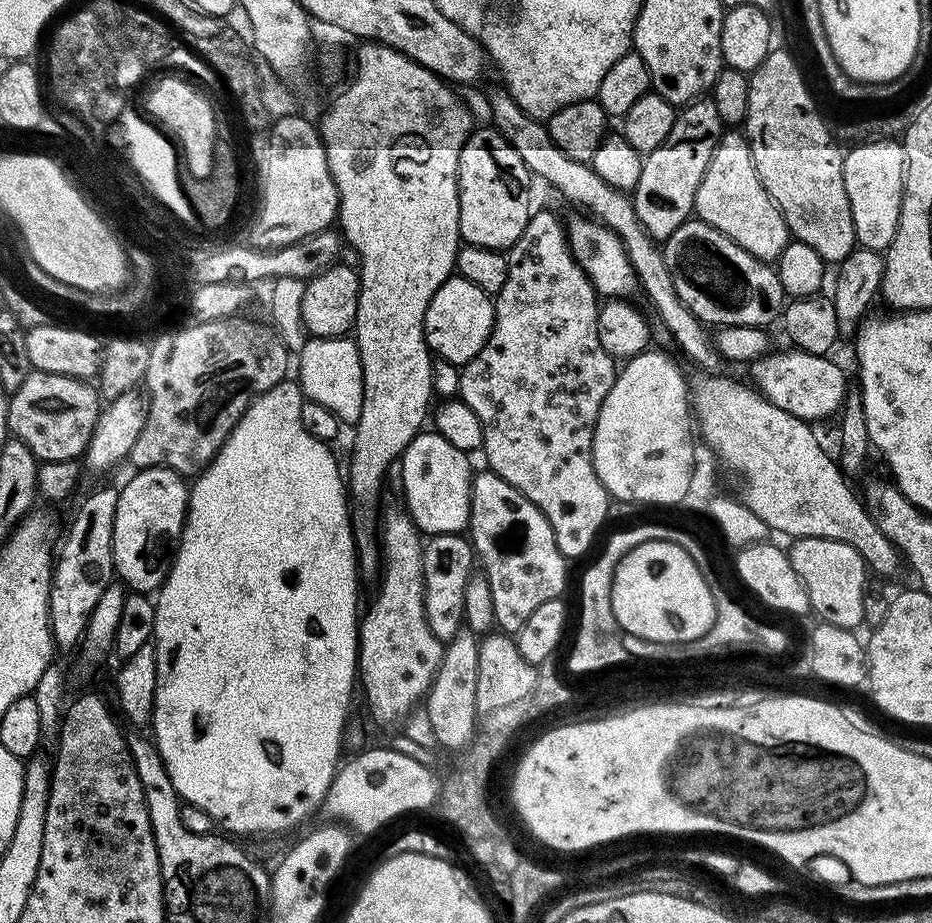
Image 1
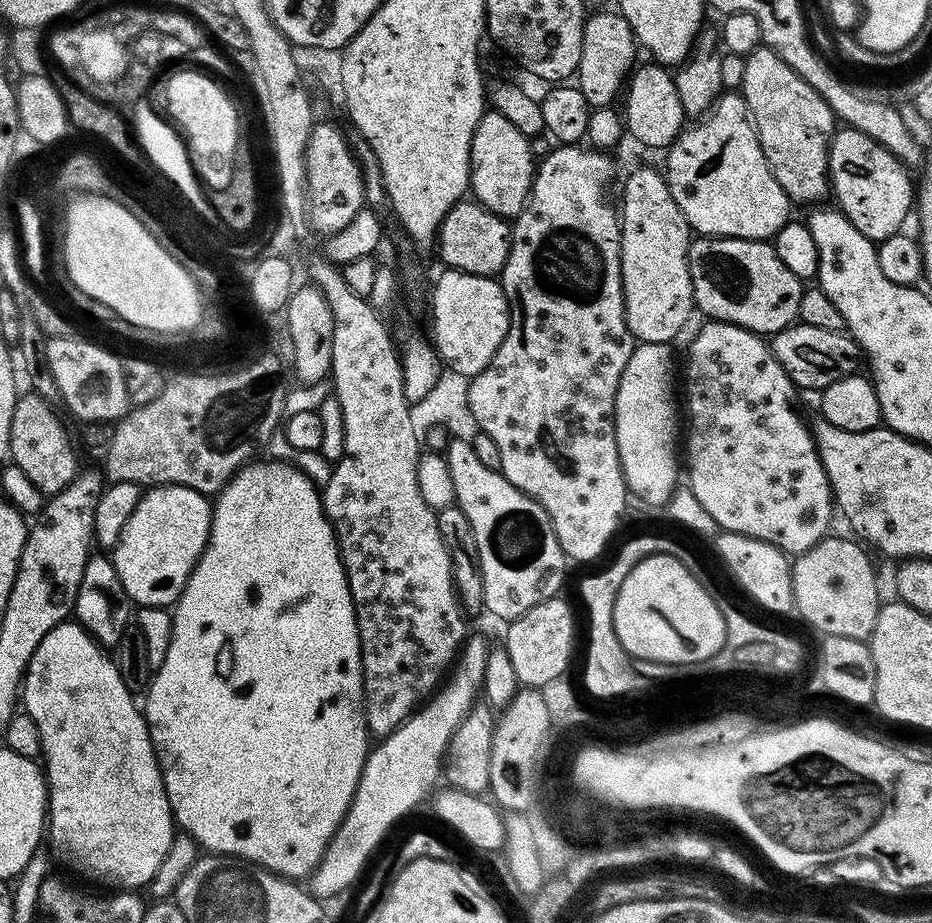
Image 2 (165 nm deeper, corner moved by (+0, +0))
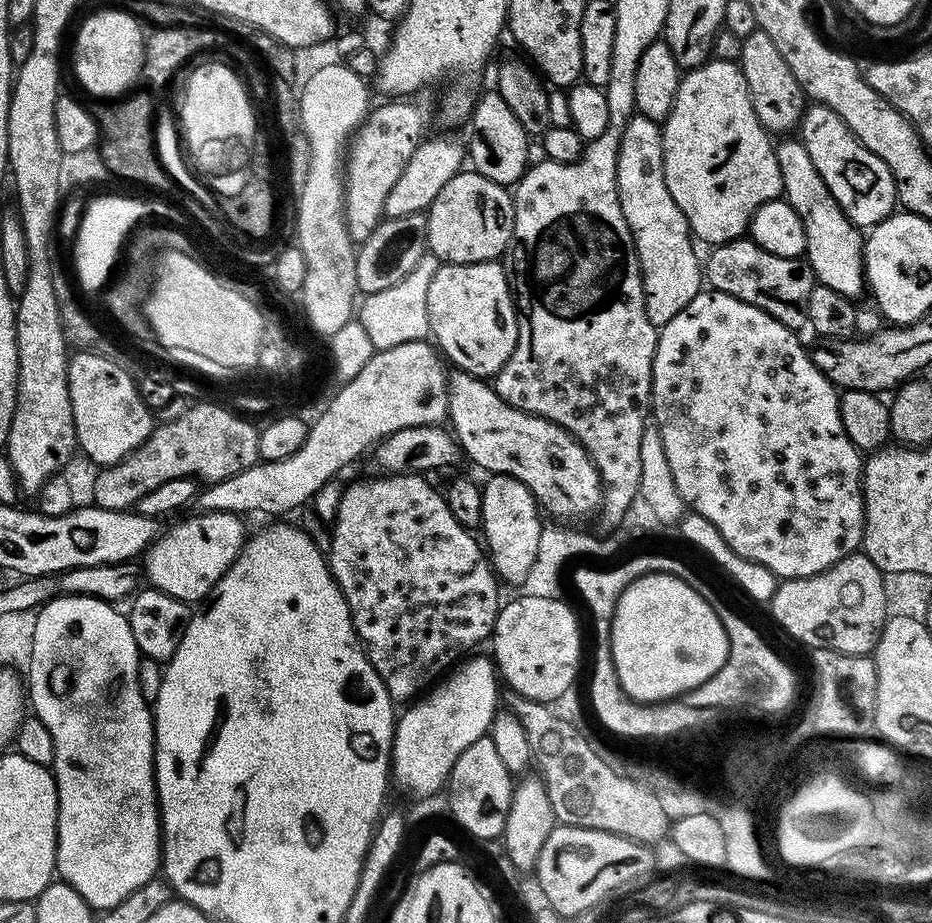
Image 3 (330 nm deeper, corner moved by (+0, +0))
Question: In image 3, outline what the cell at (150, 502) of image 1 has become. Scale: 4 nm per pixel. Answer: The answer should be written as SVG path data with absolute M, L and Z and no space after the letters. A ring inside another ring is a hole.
M202 512L188 516L161 531L142 556L142 572L151 587L179 600L200 602L230 570L244 548L246 531L235 512ZM196 600L196 601L195 601Z

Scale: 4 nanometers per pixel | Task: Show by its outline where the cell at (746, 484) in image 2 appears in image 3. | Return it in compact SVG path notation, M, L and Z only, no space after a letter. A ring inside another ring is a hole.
M701 290L675 318L659 325L650 393L650 412L656 429L662 434L662 446L666 446L666 462L670 462L674 486L678 486L678 494L685 505L693 513L706 518L735 554L750 562L760 563L781 581L825 572L842 558L851 556L864 543L862 453L846 434L846 426L842 426L836 385L827 380L818 366L814 366L809 349L803 348L796 336L799 335L793 329L758 310L758 306L750 306L750 302L742 302L725 292Z

